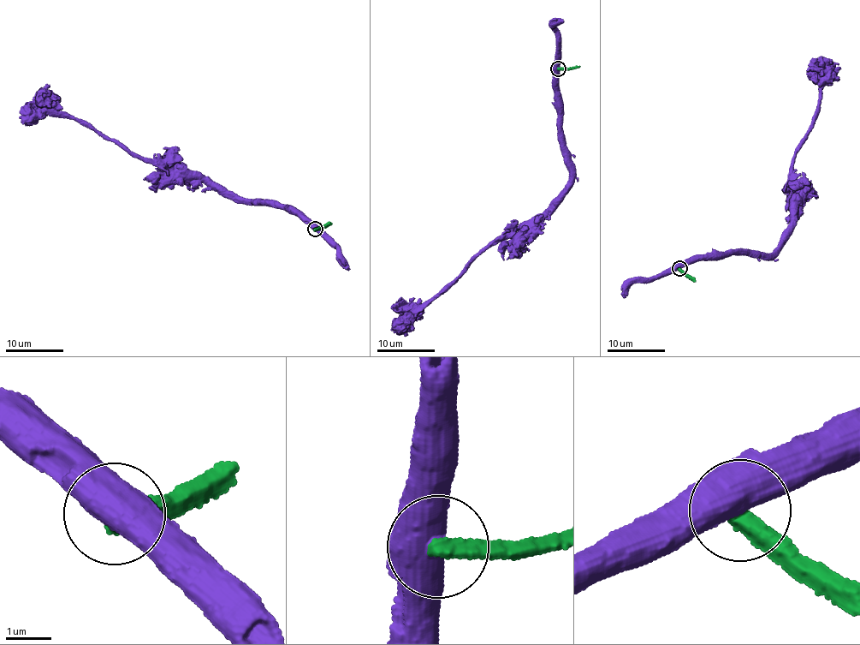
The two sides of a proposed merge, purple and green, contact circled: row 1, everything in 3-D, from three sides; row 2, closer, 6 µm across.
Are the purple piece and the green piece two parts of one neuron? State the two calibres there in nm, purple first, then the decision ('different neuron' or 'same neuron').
550 nm thick on the purple side, 420 nm on the other; different neuron

